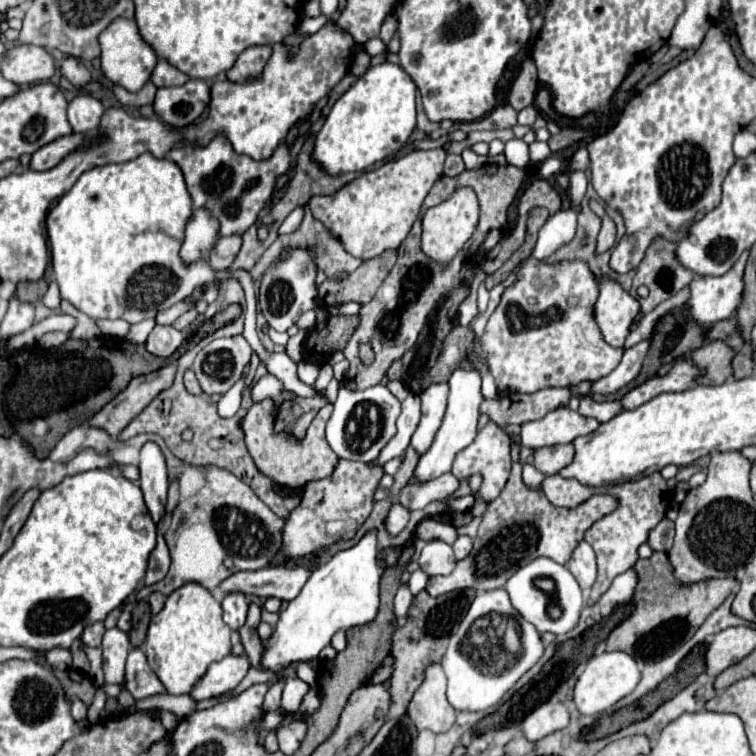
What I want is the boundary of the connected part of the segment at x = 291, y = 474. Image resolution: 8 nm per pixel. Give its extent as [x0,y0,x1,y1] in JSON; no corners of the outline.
[243,399,337,489]

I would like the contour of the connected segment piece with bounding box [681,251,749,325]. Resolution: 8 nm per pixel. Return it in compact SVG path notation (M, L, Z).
M745 251L737 263L719 277L695 275L691 281L691 297L681 307L699 323L699 325L713 325L721 319L729 319L737 313L743 295L743 271L747 265L749 251Z

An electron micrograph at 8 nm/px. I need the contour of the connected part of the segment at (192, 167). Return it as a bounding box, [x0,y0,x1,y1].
[167,137,291,237]

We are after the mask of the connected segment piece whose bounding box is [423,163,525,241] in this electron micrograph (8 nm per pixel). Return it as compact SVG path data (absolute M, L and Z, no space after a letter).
M485 163L481 169L475 169L475 171L463 171L457 177L441 177L433 185L433 189L429 191L429 195L427 195L425 203L423 203L423 213L425 213L425 207L433 207L433 205L443 203L445 199L449 199L449 195L453 195L453 191L457 191L461 187L471 187L477 193L479 205L481 205L479 227L477 227L477 235L473 237L473 241L483 241L483 237L487 235L489 229L501 229L505 225L507 209L513 203L519 187L523 183L523 177L525 177L525 171L519 169L519 167L513 167L513 165L499 167L499 165L493 165L493 163Z

